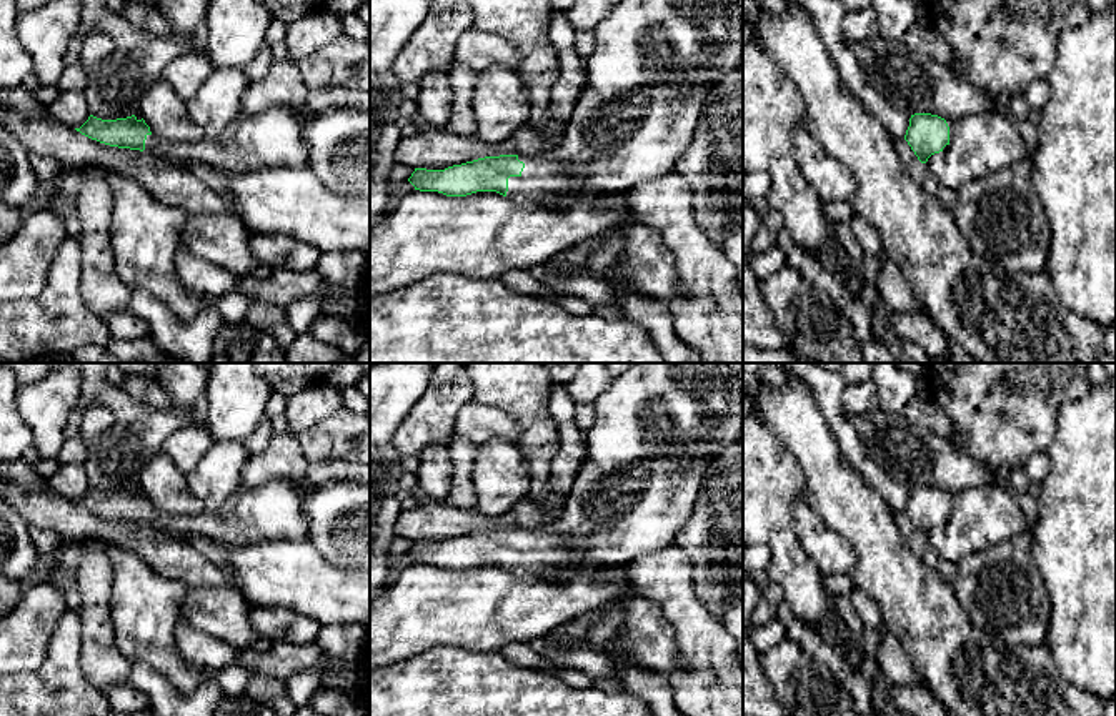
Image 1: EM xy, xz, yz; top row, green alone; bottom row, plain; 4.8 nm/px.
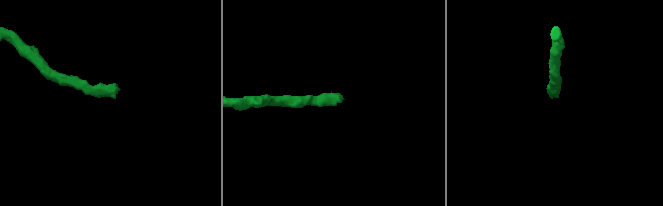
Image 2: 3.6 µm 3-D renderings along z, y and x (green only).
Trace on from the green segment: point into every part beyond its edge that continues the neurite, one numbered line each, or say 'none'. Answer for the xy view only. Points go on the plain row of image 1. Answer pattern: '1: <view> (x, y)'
1: xy (274, 512)

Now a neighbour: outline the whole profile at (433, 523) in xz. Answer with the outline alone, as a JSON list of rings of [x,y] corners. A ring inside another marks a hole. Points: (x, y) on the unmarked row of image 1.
[[[421,503],[403,510],[396,521],[396,536],[411,541],[445,543],[485,530],[520,528],[513,513],[486,516],[475,510],[455,510],[446,505]]]

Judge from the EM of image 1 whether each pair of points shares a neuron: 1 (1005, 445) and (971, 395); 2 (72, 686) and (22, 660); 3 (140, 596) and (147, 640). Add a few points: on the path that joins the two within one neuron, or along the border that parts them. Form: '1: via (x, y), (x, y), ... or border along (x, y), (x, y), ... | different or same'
1: via (1003, 433), (1003, 427), (983, 407) | same
2: border along (52, 631), (45, 660), (35, 670), (17, 675) | different
3: via (145, 606), (145, 630) | same

